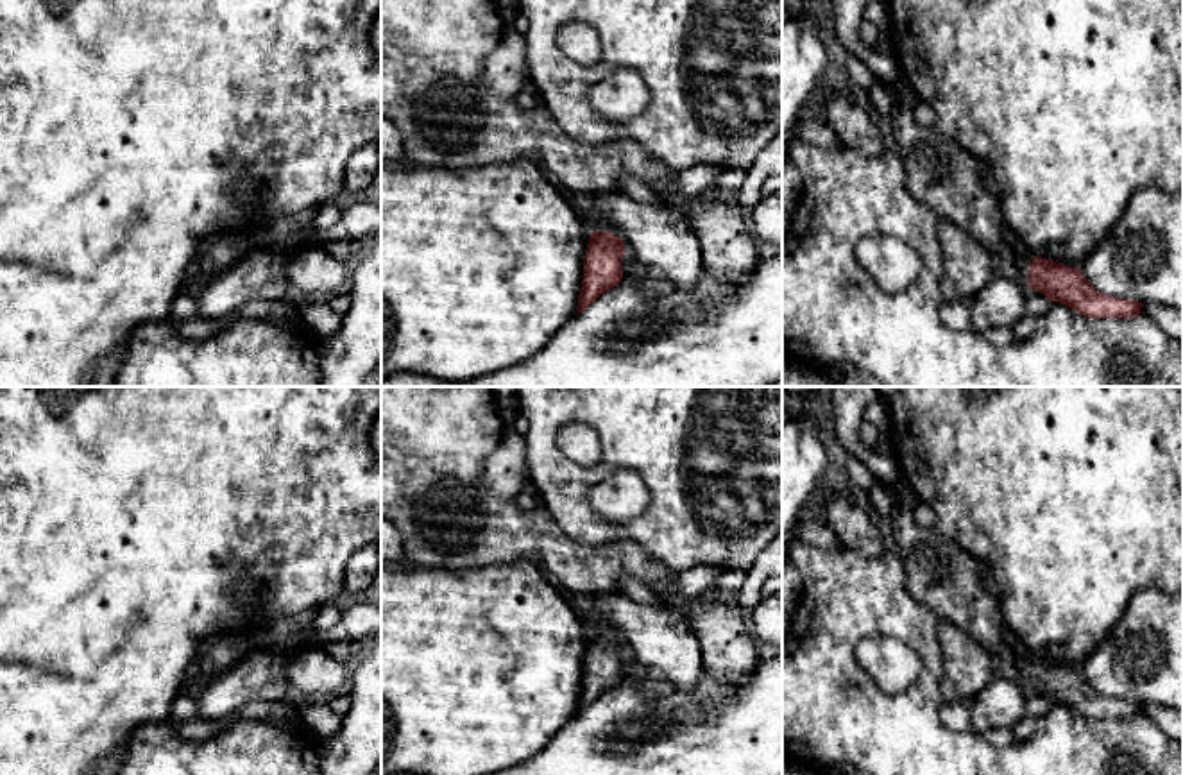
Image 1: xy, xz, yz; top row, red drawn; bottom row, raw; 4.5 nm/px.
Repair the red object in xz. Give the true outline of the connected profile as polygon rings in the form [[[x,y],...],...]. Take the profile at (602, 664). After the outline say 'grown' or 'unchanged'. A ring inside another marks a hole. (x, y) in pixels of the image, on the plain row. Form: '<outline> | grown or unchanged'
[[[592,632],[583,657],[583,680],[578,696],[576,714],[583,712],[609,689],[621,680],[625,644],[609,632]]] | unchanged

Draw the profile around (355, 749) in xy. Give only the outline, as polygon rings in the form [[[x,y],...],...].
[[[381,634],[370,637],[351,660],[351,709],[336,734],[320,741],[322,775],[370,775],[381,761]]]

